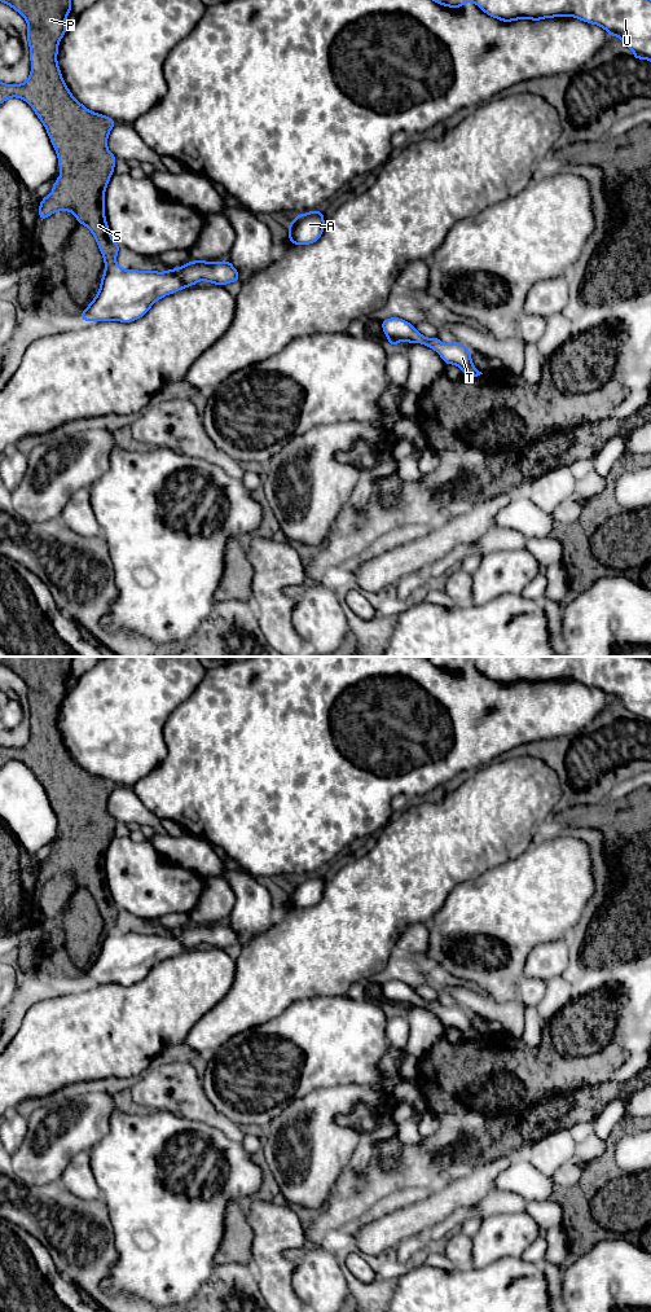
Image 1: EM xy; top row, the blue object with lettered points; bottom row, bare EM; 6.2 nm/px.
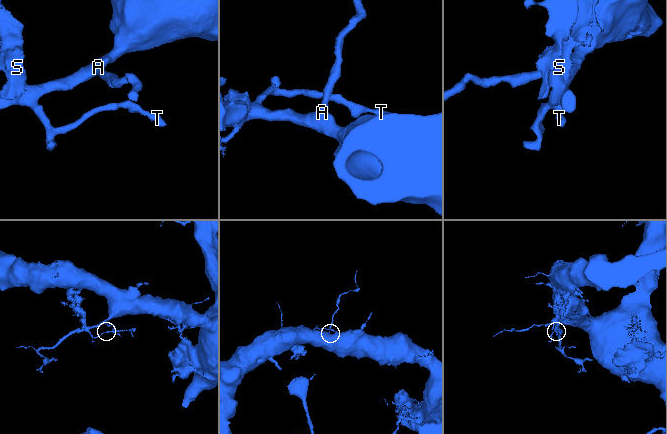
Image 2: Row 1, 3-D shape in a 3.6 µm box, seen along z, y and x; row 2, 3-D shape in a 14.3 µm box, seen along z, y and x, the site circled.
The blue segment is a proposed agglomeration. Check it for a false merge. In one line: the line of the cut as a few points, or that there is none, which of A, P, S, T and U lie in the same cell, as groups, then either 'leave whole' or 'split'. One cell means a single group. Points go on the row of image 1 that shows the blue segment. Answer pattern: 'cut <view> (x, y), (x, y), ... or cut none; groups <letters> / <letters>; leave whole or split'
cut none; groups A P S T U; leave whole

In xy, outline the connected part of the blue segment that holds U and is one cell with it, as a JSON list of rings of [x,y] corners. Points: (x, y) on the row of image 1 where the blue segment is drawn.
[[[432,0],[436,4],[458,9],[475,3],[485,14],[502,22],[528,18],[541,21],[553,17],[575,17],[604,28],[611,36],[620,38],[634,53],[634,60],[651,62],[651,0]]]

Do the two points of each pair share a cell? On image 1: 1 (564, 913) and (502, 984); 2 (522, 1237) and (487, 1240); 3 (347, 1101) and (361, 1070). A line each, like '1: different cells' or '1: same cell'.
1: same cell
2: same cell
3: different cells

